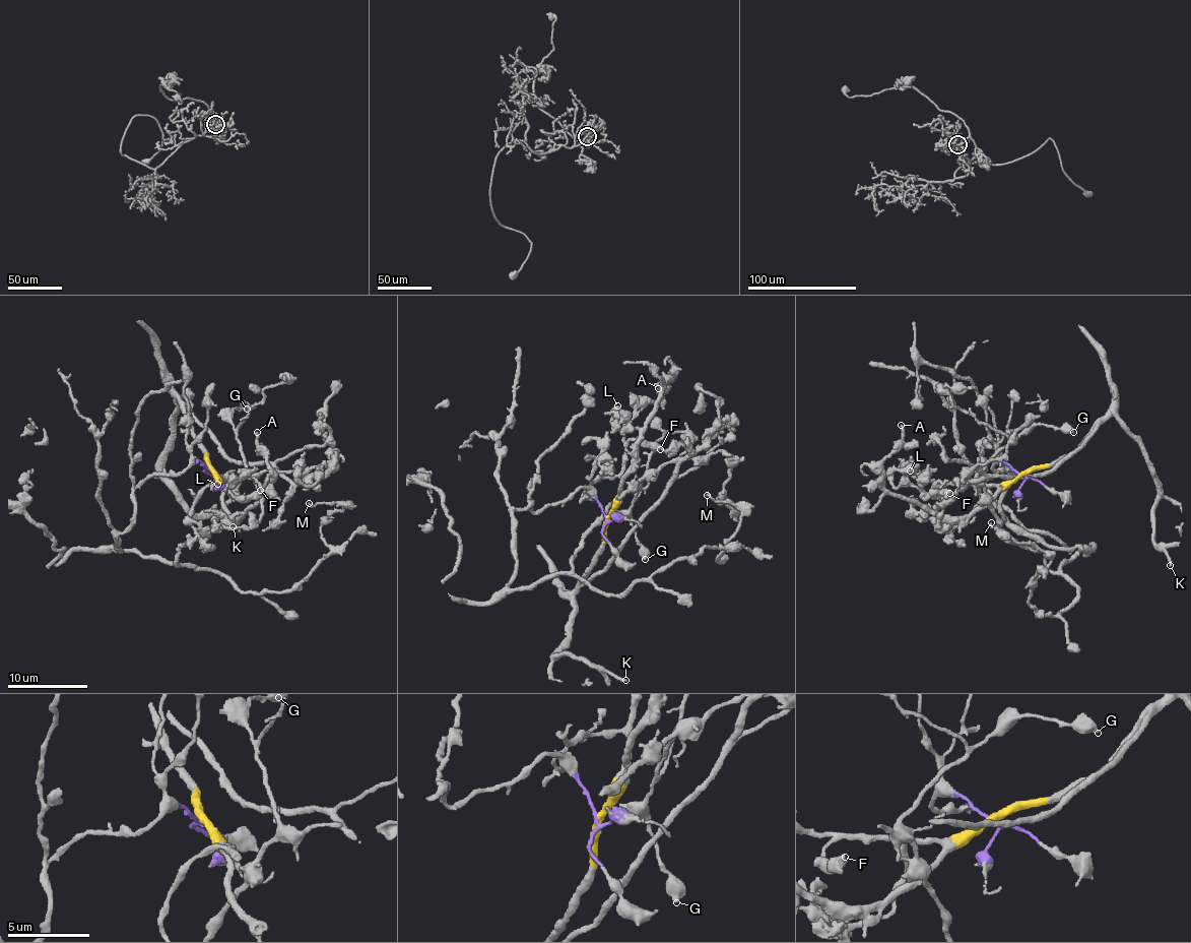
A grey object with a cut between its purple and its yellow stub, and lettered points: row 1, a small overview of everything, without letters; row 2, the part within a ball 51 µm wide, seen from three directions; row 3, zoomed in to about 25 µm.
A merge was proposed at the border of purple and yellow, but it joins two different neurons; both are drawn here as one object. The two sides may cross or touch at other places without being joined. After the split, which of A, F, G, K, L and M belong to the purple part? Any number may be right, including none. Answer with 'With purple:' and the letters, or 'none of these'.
With purple: G, M

